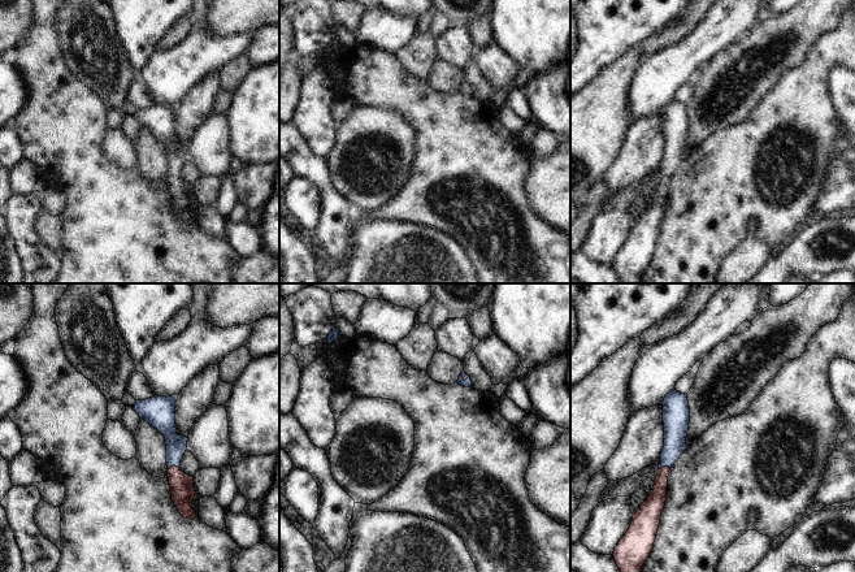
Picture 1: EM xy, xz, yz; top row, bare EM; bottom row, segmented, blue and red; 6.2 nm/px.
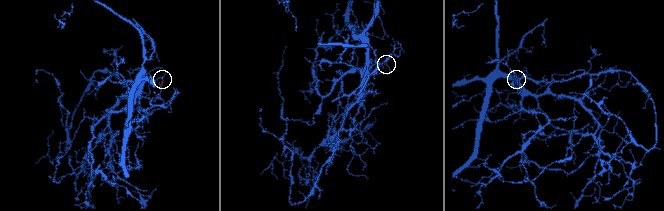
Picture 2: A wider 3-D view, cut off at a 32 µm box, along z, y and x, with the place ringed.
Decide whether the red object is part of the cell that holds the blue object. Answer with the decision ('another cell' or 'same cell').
same cell

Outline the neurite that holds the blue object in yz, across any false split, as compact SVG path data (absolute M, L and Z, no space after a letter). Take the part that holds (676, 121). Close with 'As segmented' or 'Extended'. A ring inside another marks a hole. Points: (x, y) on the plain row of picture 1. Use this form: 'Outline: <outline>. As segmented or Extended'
Outline: M676 98L665 104L663 131L664 155L655 194L633 224L628 240L613 260L613 266L622 283L642 283L643 274L651 264L667 209L669 179L687 157L686 146L690 131L687 104L678 101Z. Extended

